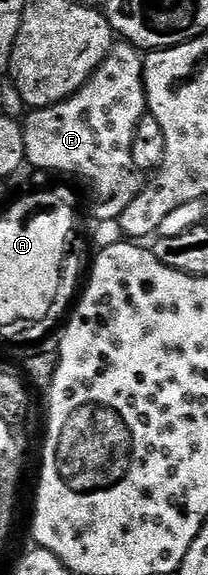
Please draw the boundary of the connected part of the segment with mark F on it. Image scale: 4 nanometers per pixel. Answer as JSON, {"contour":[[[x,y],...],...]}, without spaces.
{"contour":[[[126,43],[112,44],[107,58],[97,67],[97,71],[78,89],[68,101],[50,105],[44,109],[32,109],[22,122],[25,135],[26,164],[35,169],[48,169],[51,173],[72,173],[75,177],[84,177],[95,192],[95,202],[91,213],[96,222],[118,221],[121,211],[137,199],[145,181],[139,168],[133,163],[133,135],[137,123],[147,113],[147,96],[143,82],[144,54],[134,45]]]}

